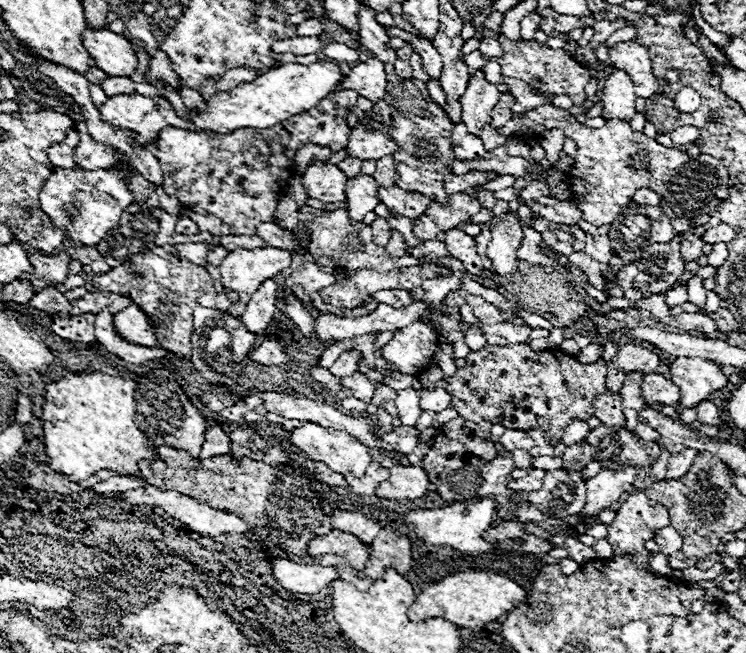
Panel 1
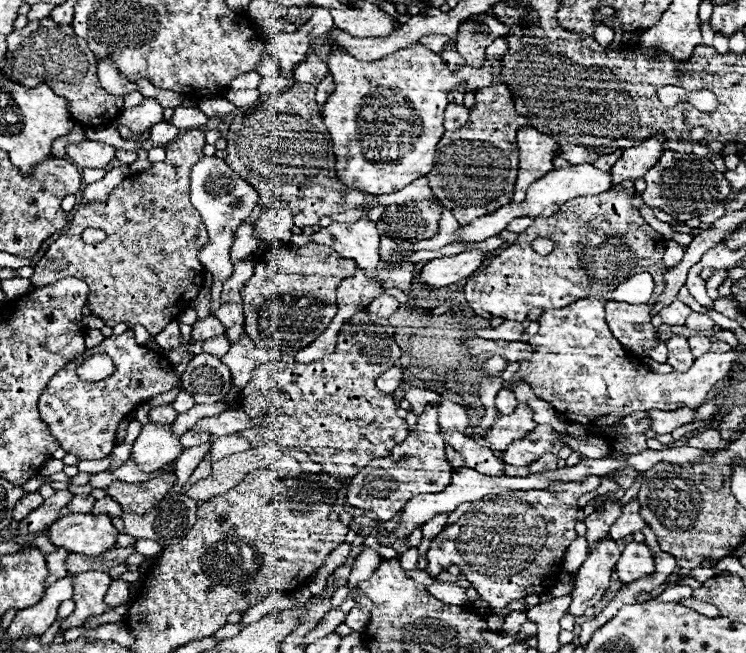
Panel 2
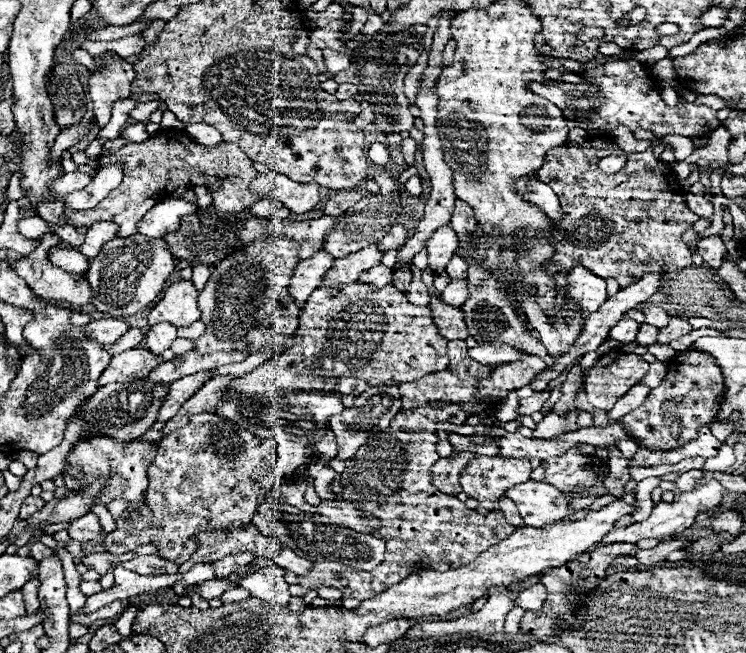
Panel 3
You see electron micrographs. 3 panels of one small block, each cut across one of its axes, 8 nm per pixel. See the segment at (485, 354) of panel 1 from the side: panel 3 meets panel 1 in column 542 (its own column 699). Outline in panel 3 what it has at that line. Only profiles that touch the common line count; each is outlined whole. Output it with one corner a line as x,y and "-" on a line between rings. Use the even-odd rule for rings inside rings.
688,350
668,362
668,374
658,388
654,388
646,402
622,418
626,434
646,450
680,450
684,444
698,438
698,428
716,420
724,400
724,382
716,360
698,350

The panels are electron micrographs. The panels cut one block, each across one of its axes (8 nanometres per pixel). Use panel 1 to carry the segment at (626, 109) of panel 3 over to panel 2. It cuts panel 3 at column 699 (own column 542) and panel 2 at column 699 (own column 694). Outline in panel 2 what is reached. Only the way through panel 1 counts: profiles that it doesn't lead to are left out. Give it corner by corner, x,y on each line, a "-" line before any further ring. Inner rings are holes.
664,150
660,160
646,172
646,190
642,192
642,200
650,208
658,208
668,212
674,220
686,222
694,216
702,216
716,208
728,194
730,184
722,172
716,172
714,164
708,158
700,158
696,154
680,154
672,150

